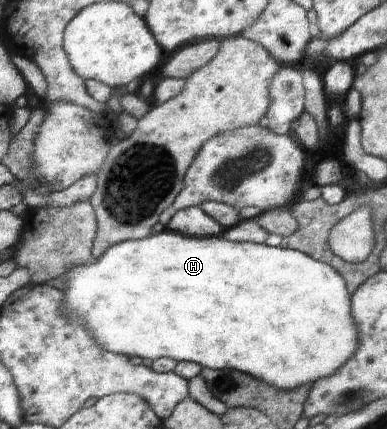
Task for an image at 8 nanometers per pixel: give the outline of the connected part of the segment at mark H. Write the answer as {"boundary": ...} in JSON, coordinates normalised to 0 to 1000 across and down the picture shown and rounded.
{"boundary":[[[424,531],[413,543],[382,548],[375,557],[336,557],[297,569],[251,608],[238,601],[220,618],[194,622],[181,636],[165,639],[165,646],[173,648],[178,671],[165,681],[165,720],[186,725],[271,814],[328,832],[362,830],[382,839],[434,832],[455,844],[491,841],[540,860],[625,865],[690,897],[755,911],[788,895],[809,897],[832,883],[848,883],[889,855],[928,811],[928,765],[910,730],[910,690],[894,653],[858,618],[760,580],[700,576],[646,562],[605,564],[576,550],[548,555],[486,550]]]}

